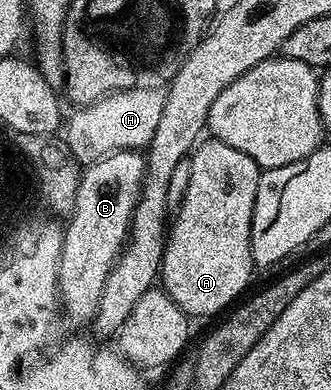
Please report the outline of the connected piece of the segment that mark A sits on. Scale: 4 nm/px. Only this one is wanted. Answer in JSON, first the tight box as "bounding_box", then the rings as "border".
{"bounding_box":[159,140,261,318],"border":[[[209,140],[191,154],[186,193],[169,226],[159,274],[162,289],[193,318],[227,310],[254,272],[249,233],[261,168],[233,146]]]}

